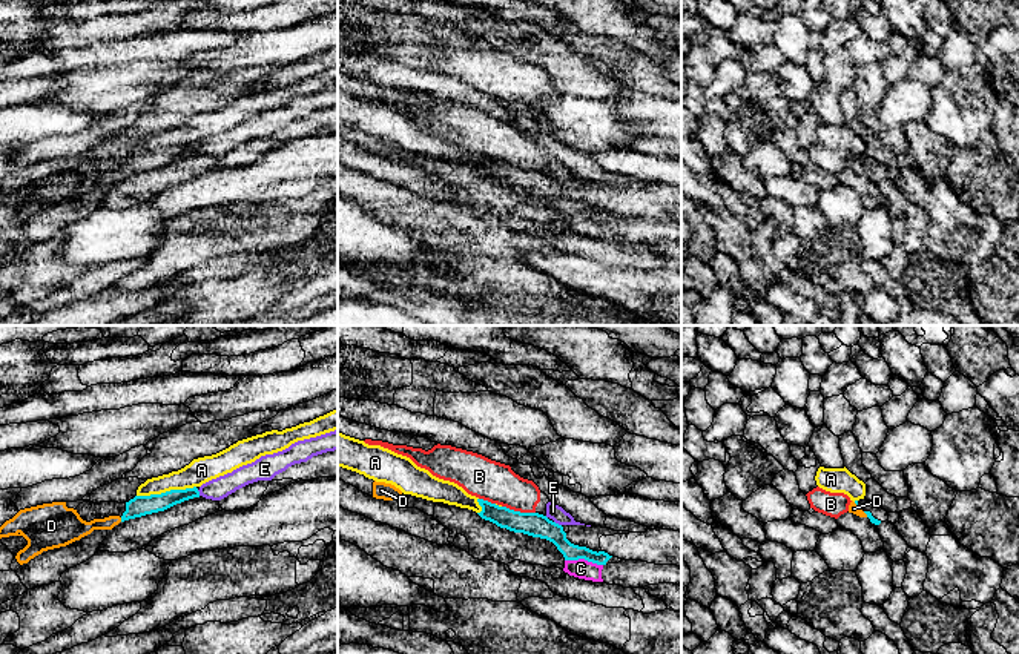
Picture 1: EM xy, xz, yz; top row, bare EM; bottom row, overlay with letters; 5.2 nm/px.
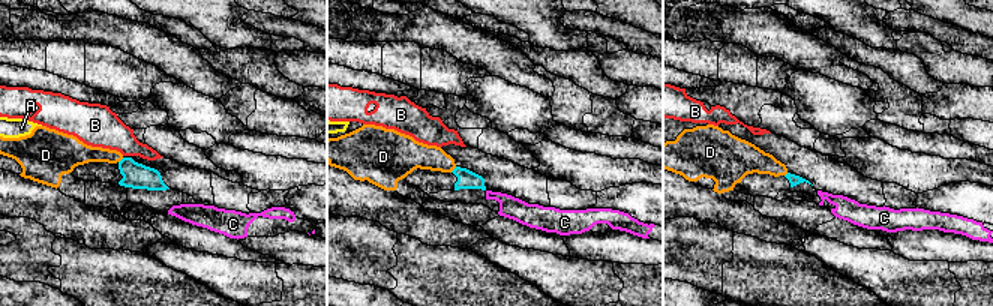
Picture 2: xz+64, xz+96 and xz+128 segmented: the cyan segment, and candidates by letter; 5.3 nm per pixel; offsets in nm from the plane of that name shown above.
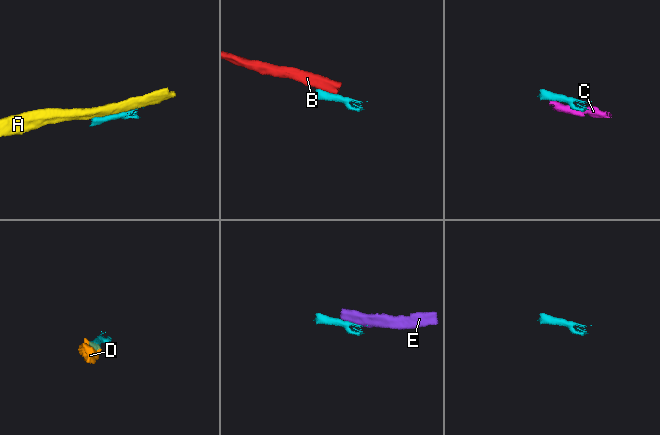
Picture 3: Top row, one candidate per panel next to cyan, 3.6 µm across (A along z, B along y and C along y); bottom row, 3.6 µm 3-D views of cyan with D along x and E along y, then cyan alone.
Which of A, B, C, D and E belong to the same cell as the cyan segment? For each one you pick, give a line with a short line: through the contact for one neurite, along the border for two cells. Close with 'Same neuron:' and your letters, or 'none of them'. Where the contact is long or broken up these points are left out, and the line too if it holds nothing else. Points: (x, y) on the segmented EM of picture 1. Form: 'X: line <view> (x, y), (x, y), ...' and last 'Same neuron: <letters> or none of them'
D: line xy (140, 505), (122, 519), (75, 528)
Same neuron: D

